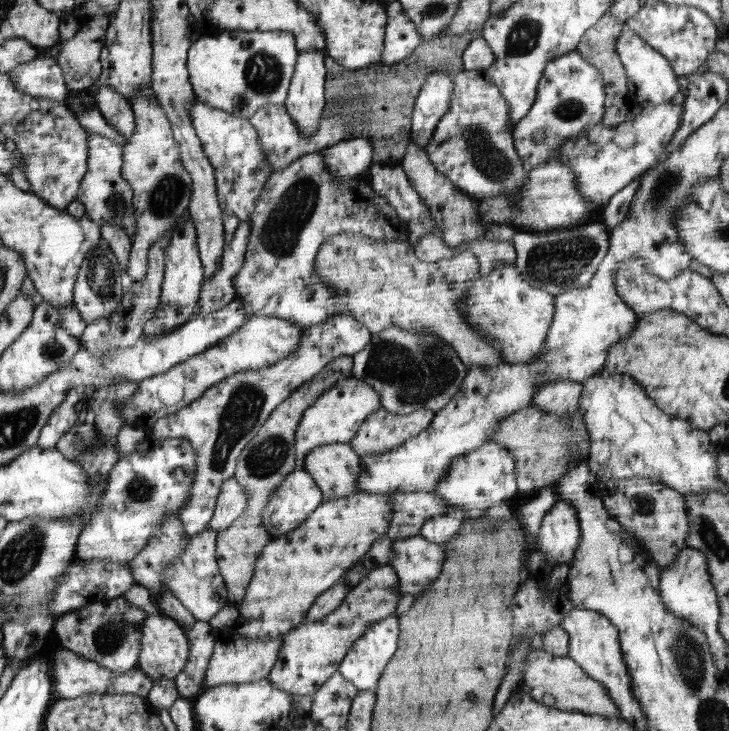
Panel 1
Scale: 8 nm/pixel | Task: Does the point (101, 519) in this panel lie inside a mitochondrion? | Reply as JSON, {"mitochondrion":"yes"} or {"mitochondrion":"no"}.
{"mitochondrion":"no"}

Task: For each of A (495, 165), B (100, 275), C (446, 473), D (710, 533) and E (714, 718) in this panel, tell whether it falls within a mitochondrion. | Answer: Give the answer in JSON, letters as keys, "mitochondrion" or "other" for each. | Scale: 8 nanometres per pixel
{"A":"mitochondrion","B":"mitochondrion","C":"other","D":"mitochondrion","E":"mitochondrion"}

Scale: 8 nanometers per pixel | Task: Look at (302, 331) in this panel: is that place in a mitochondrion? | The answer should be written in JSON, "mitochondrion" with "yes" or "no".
{"mitochondrion":"no"}

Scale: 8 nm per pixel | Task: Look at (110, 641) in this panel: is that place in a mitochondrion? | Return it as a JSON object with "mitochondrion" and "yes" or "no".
{"mitochondrion":"yes"}

